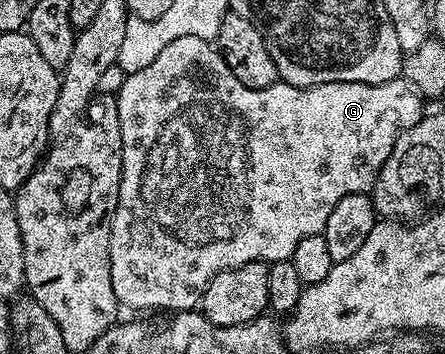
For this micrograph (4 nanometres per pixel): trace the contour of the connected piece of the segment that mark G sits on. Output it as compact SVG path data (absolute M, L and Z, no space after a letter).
M195 35L167 43L167 47L163 47L163 51L159 51L159 55L155 55L155 59L151 59L151 63L143 67L143 71L128 74L124 80L121 90L116 90L115 93L123 147L119 199L111 227L109 258L111 287L115 287L118 306L139 309L135 311L196 310L210 279L224 269L234 269L252 261L272 263L290 260L299 239L307 239L307 235L324 234L327 215L335 211L339 199L356 193L368 194L372 190L377 173L383 163L387 163L387 155L391 155L393 144L399 139L399 135L419 123L423 116L422 96L404 79L394 79L378 85L336 81L302 86L278 80L275 85L252 89L235 79L231 67L227 67L220 52L210 42L195 39Z

